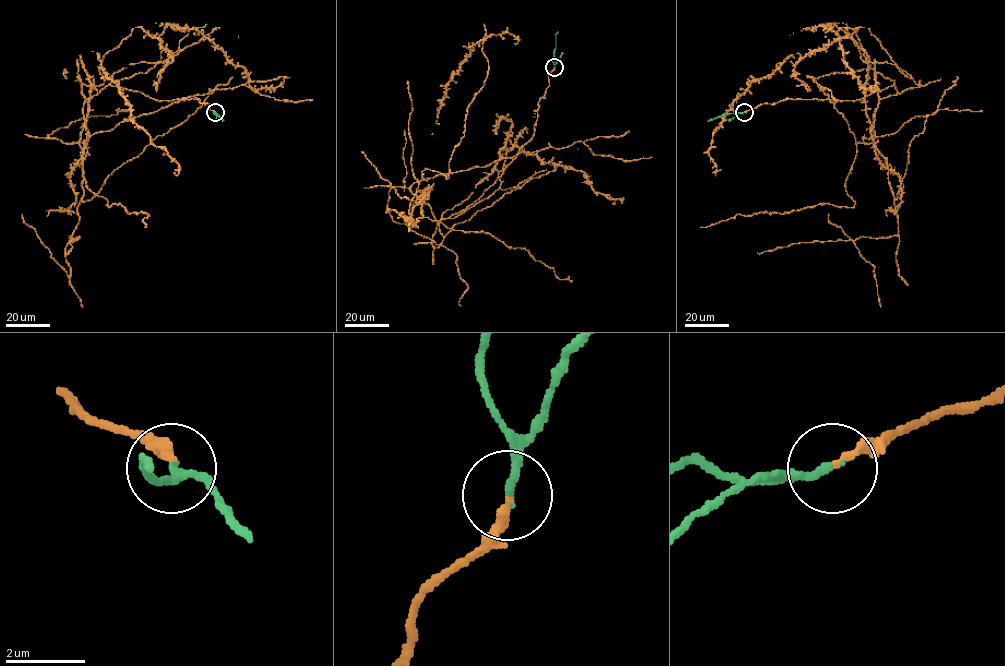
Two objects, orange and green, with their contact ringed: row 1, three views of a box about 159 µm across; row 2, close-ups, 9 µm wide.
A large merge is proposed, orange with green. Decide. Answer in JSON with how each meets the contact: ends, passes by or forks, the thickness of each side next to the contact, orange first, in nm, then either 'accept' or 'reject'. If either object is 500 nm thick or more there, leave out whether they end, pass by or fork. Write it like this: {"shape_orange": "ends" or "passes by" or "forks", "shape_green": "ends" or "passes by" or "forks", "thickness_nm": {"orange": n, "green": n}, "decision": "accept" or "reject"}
{"shape_orange": "ends", "shape_green": "ends", "thickness_nm": {"orange": 200, "green": 200}, "decision": "accept"}

